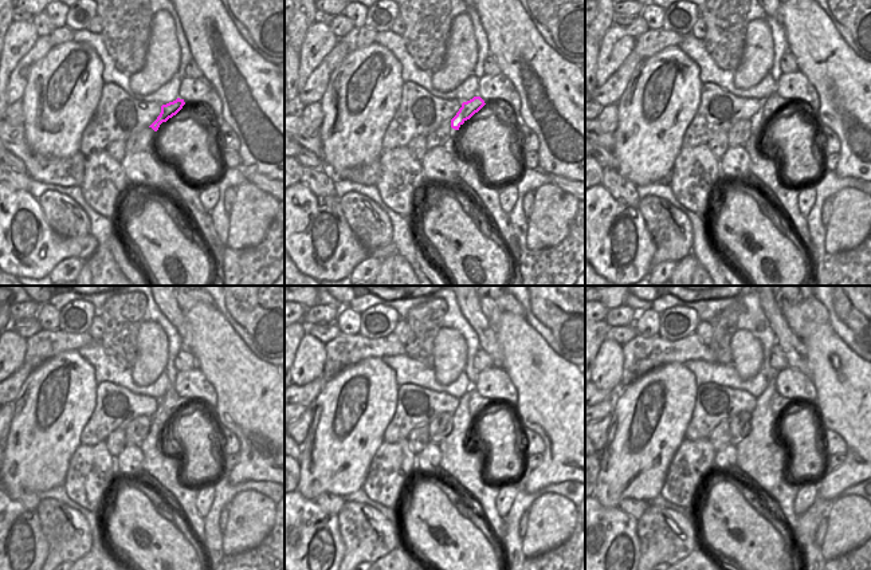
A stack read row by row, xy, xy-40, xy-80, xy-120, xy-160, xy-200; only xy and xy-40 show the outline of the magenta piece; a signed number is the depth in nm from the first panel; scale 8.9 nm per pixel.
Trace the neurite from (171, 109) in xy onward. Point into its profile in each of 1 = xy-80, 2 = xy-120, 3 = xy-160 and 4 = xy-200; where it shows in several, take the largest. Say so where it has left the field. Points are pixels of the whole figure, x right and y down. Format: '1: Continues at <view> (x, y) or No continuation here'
1: Continues at xy-80 (773, 103)
2: Continues at xy-120 (172, 403)
3: Continues at xy-160 (477, 403)
4: Continues at xy-200 (779, 404).

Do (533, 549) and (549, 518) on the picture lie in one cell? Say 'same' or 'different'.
same

